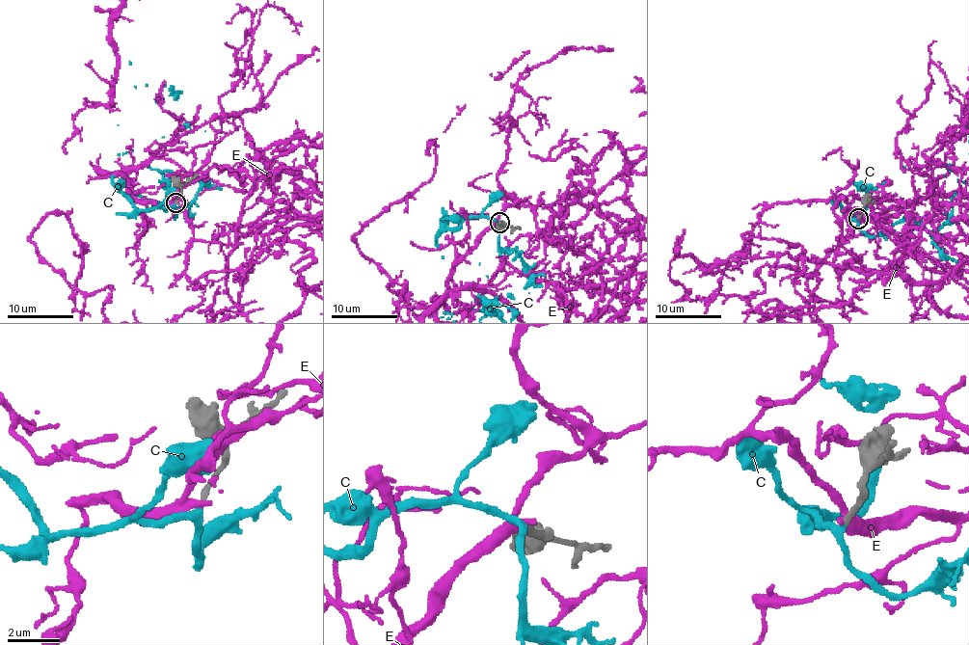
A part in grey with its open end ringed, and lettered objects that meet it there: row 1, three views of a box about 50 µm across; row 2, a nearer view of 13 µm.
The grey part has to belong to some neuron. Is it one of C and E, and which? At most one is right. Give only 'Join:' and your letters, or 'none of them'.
Join: C

